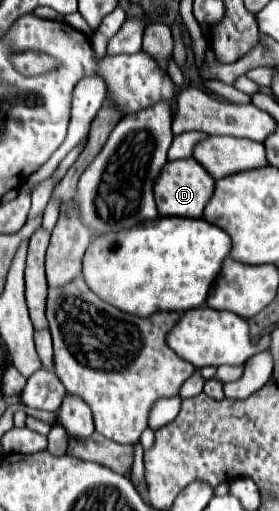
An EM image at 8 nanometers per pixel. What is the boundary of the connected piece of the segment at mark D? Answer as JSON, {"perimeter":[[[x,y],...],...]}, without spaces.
{"perimeter":[[[186,158],[182,162],[168,162],[158,176],[158,184],[154,184],[154,196],[160,216],[186,216],[186,218],[202,218],[206,204],[214,194],[216,180],[206,172],[206,168],[194,158]]]}

